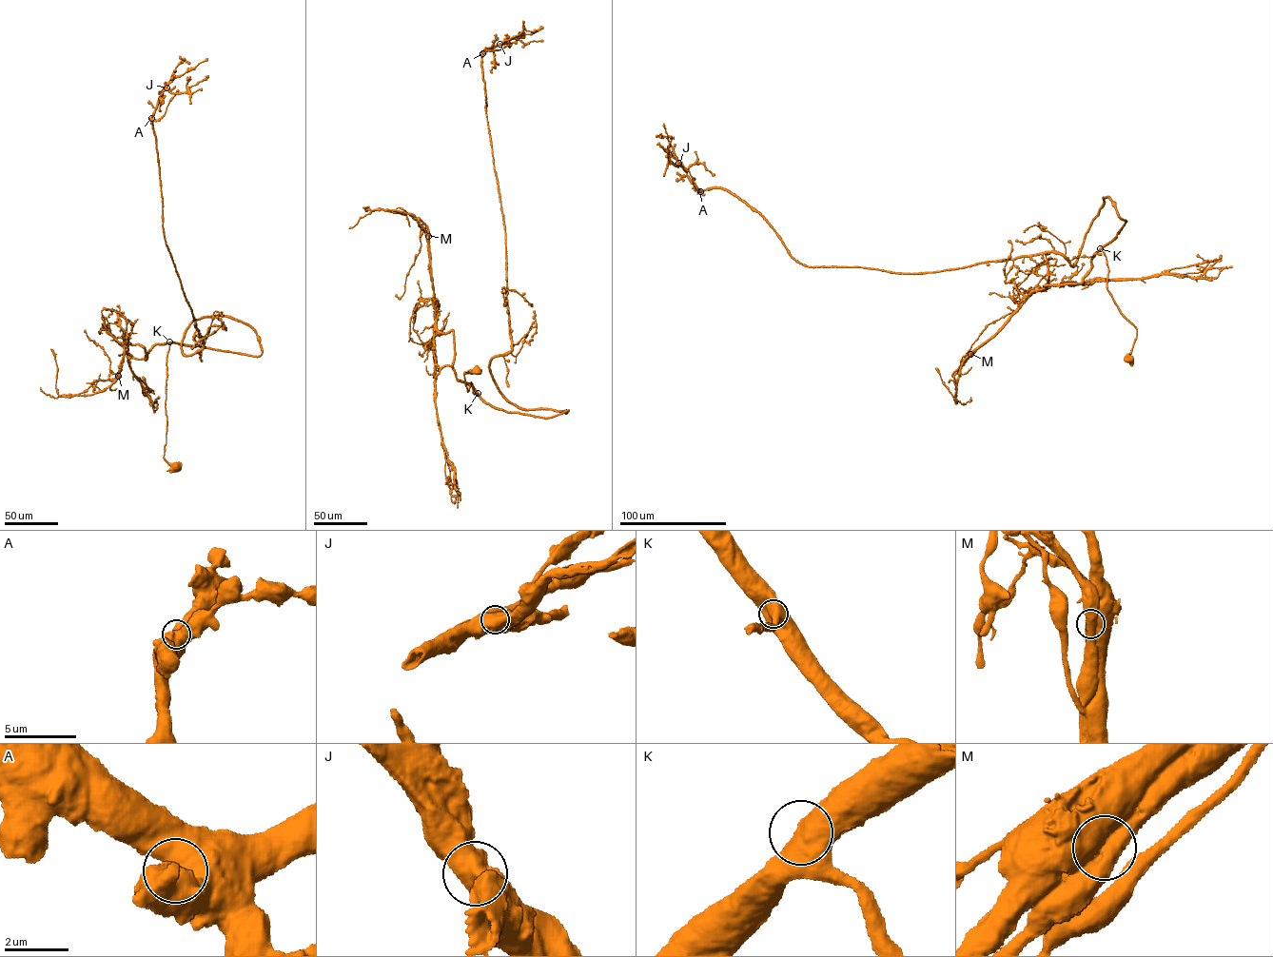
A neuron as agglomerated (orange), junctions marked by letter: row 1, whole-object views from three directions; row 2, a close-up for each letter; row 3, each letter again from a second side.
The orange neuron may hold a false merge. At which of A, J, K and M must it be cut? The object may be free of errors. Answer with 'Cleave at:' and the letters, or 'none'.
Cleave at: M

